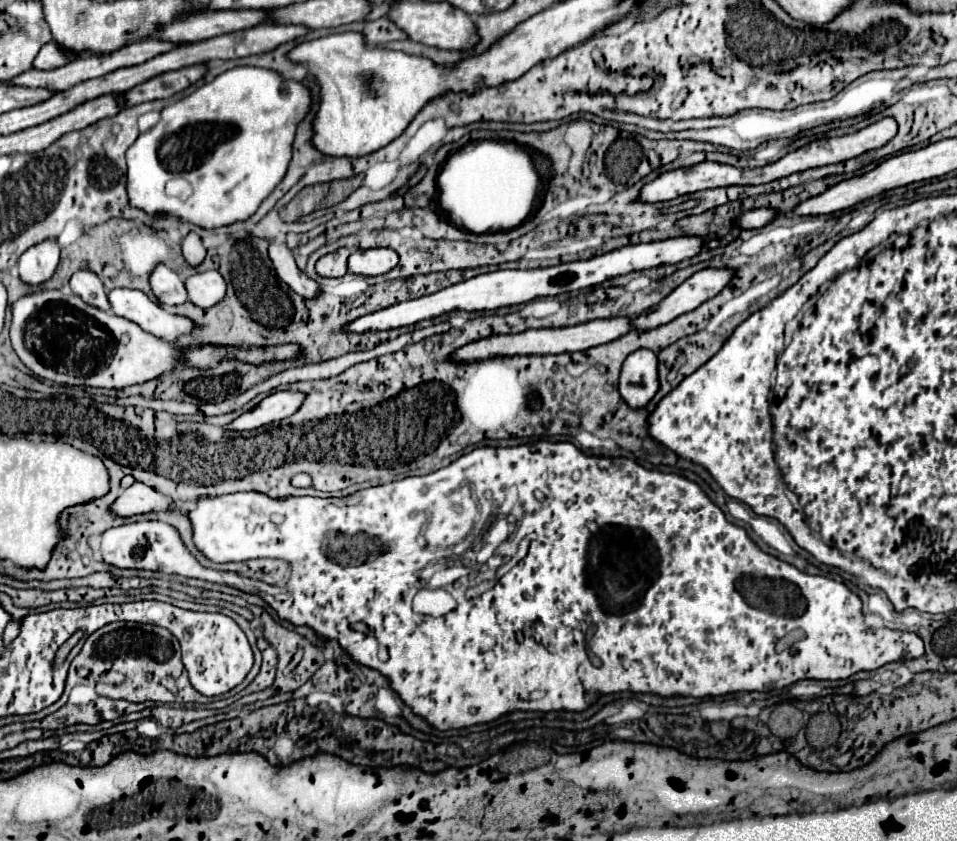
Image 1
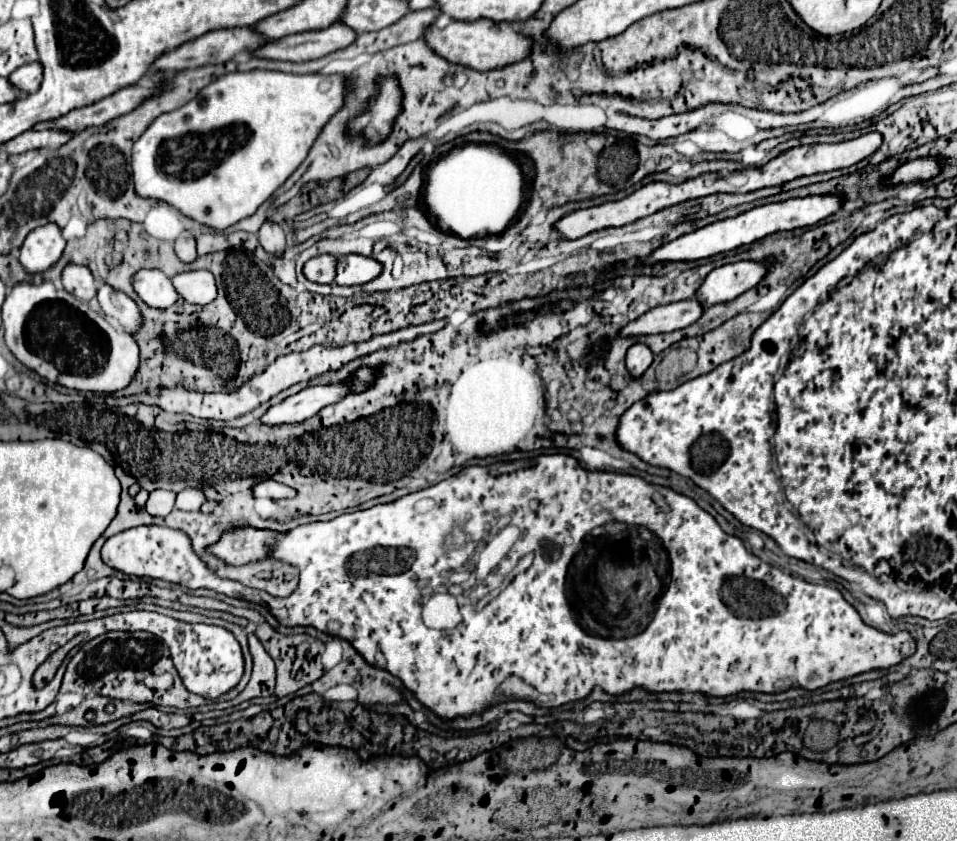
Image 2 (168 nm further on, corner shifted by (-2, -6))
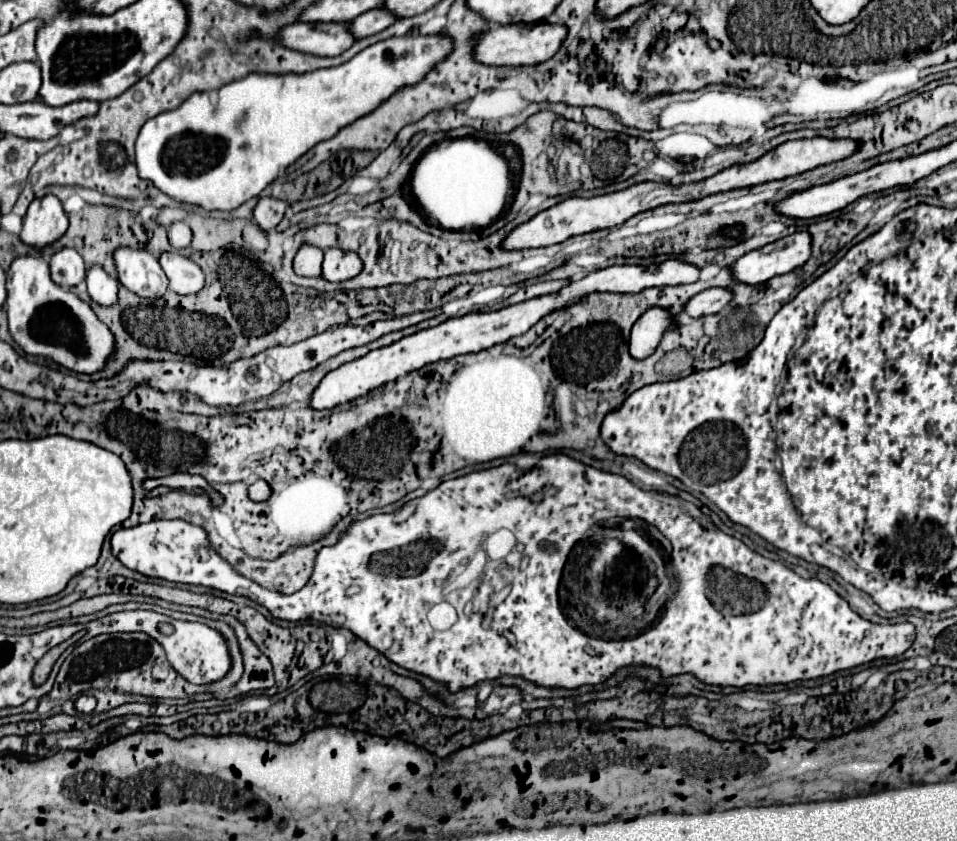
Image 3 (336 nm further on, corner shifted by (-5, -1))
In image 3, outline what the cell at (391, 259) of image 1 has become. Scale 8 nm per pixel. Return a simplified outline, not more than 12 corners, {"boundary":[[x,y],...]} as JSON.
{"boundary":[[339,248],[325,250],[323,278],[343,282],[357,276],[363,262]]}

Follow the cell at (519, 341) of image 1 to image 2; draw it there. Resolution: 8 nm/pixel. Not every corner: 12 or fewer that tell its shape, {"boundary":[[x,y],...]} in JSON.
{"boundary":[[696,299],[660,305],[620,337],[684,329],[702,315]]}

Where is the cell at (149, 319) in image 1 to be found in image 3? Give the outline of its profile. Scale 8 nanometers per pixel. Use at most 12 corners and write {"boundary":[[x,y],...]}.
{"boundary":[[101,266],[87,268],[85,284],[93,302],[117,302],[119,282]]}

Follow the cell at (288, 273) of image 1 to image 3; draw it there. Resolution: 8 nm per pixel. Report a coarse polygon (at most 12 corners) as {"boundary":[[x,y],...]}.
{"boundary":[[259,198],[253,210],[263,230],[275,230],[285,214],[287,202]]}

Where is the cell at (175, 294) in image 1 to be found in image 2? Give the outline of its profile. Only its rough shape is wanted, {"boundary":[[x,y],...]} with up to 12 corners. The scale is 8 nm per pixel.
{"boundary":[[158,269],[138,271],[134,289],[148,307],[178,301],[172,279]]}

